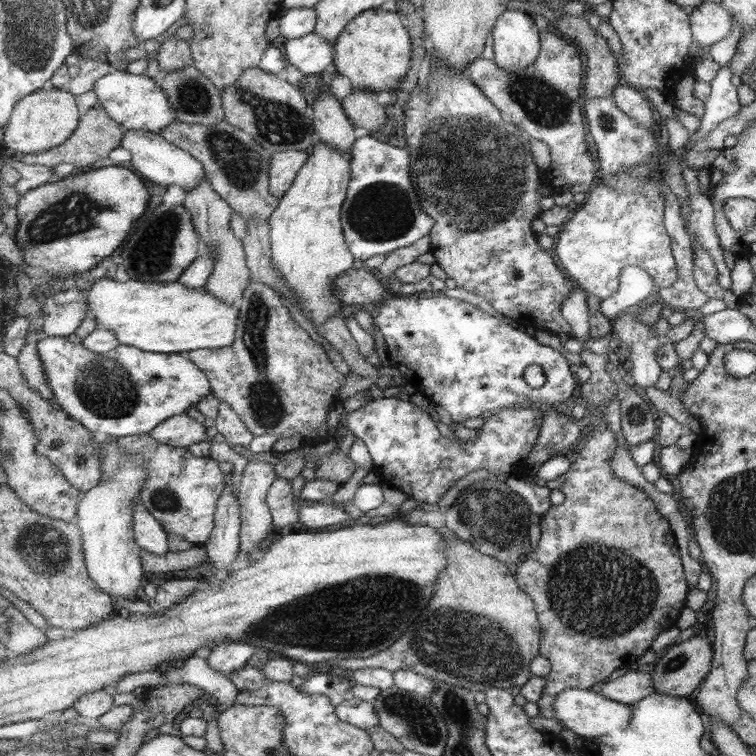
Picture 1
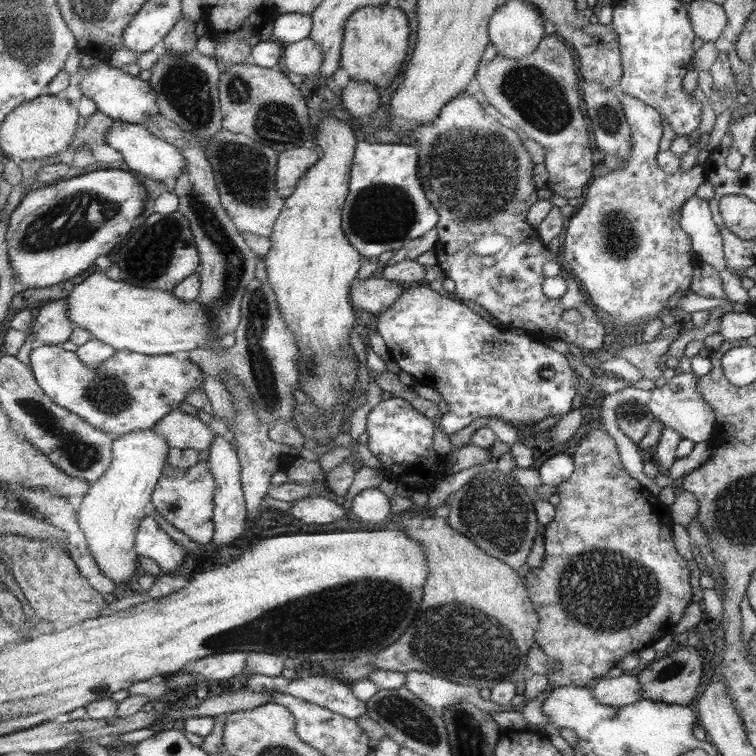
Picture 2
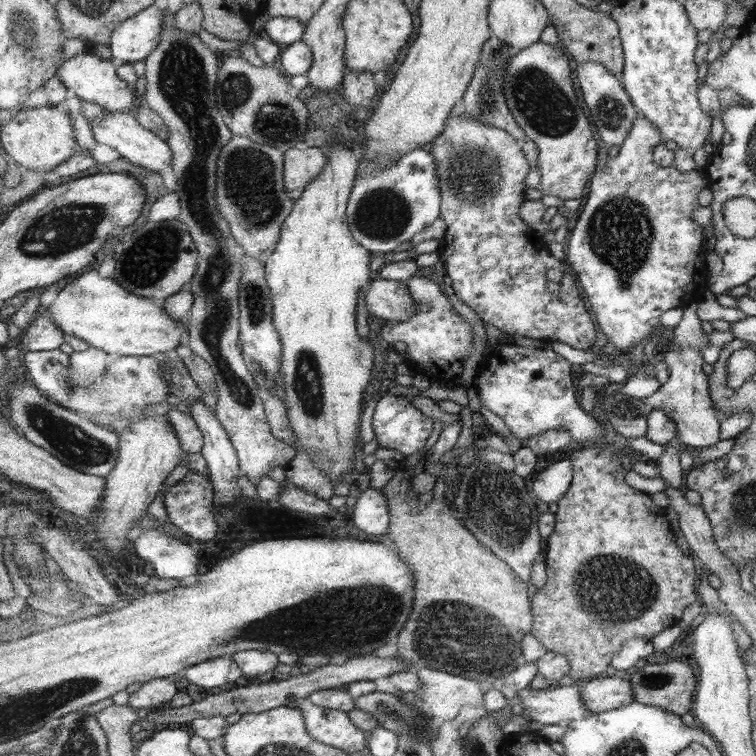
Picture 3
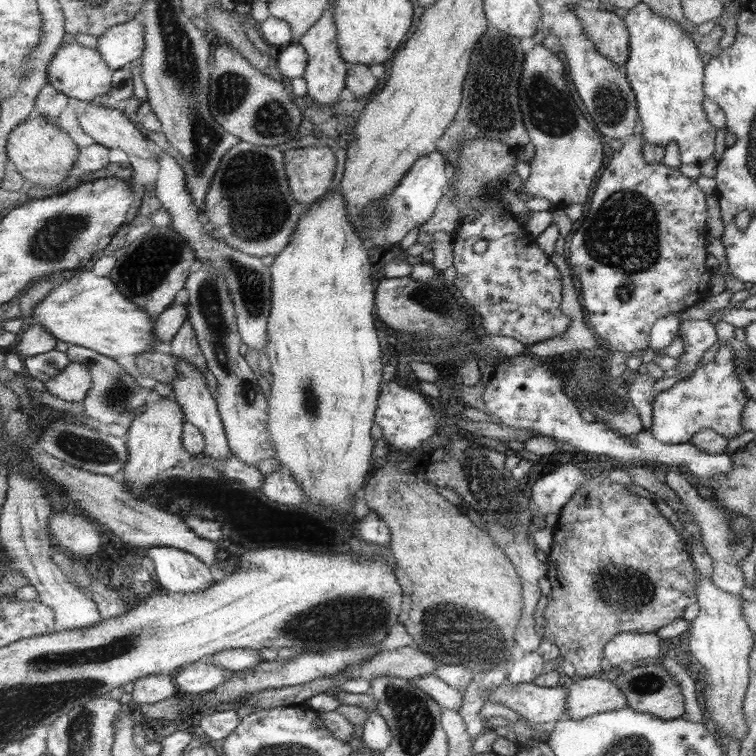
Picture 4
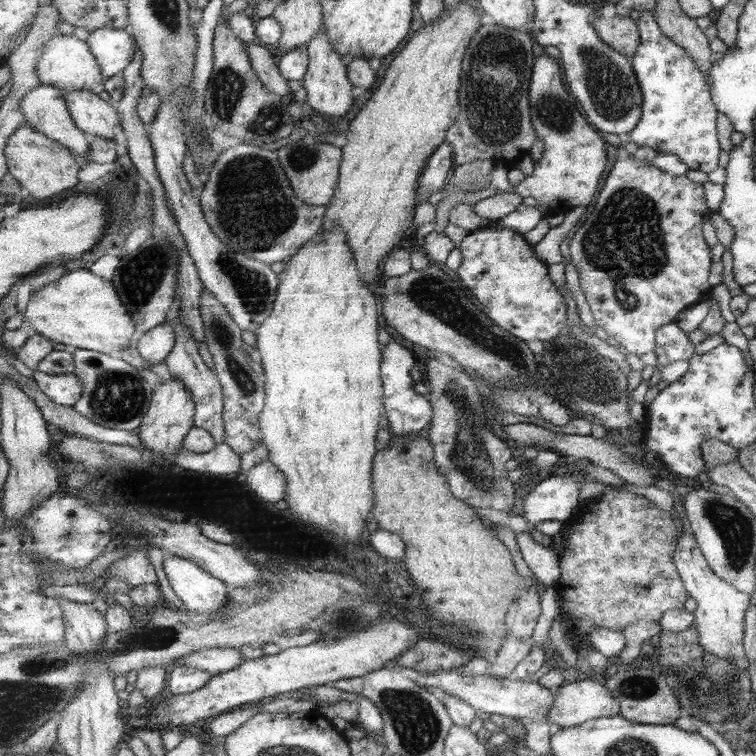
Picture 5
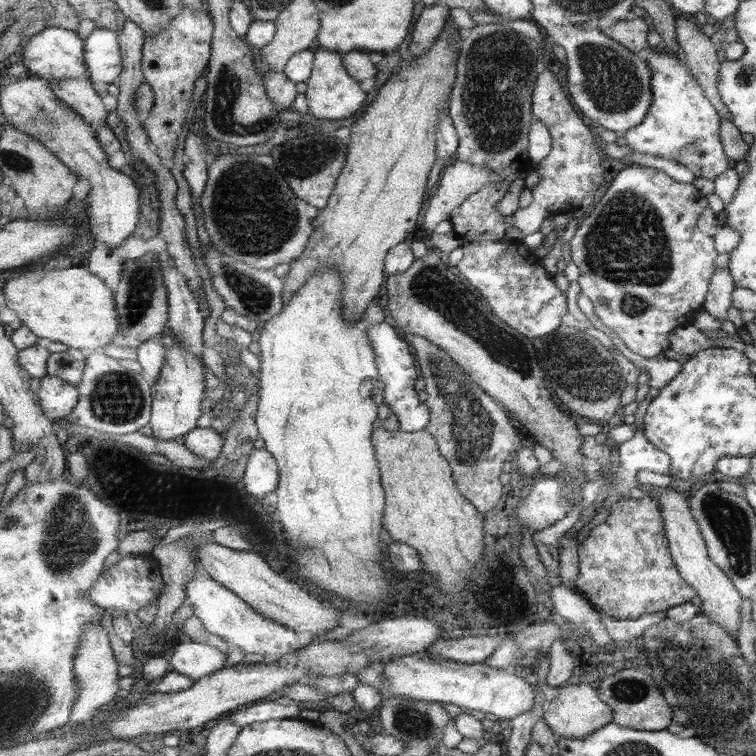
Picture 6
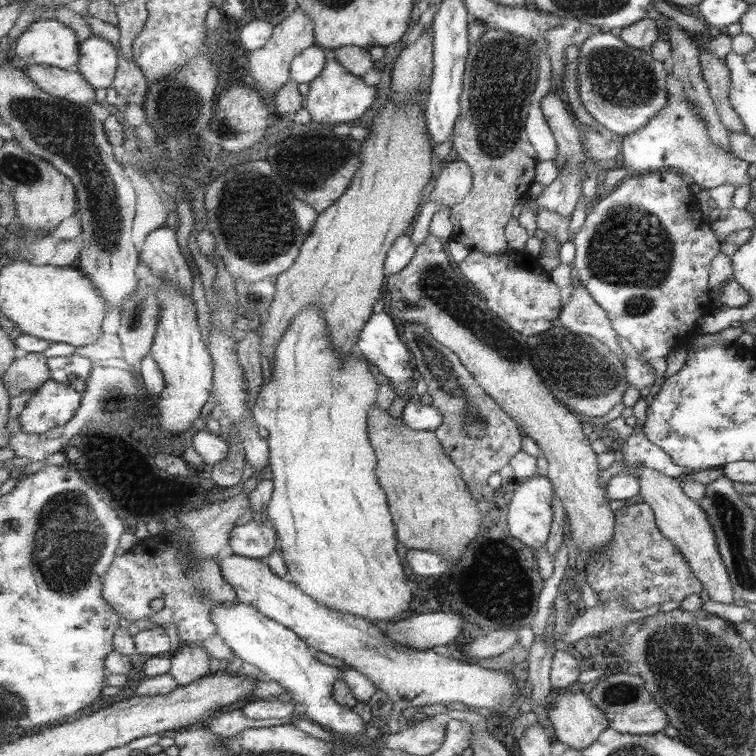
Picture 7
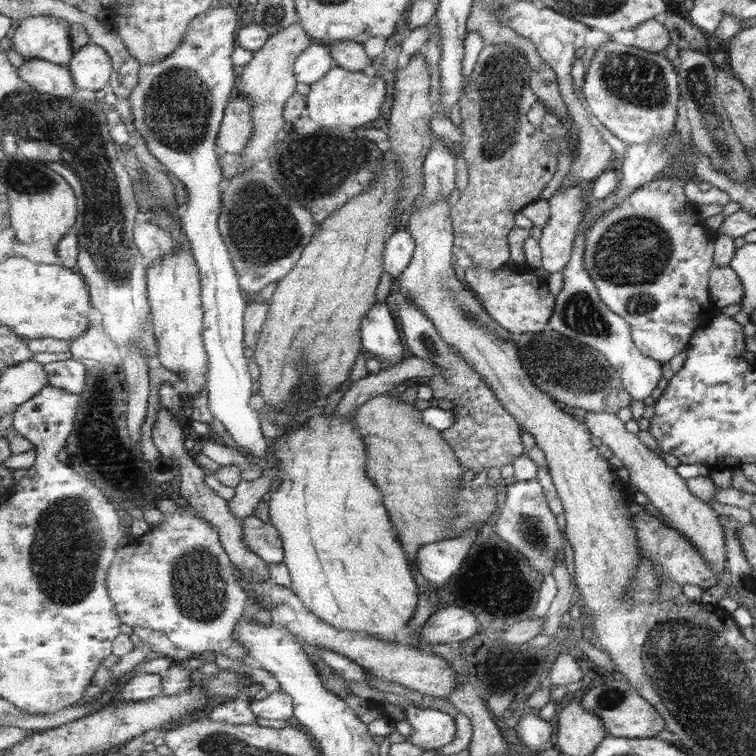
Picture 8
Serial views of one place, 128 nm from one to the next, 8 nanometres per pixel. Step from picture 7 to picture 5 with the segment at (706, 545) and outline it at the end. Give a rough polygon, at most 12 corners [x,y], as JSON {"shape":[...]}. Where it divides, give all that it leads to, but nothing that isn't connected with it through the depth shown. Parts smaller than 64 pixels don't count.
{"shape":[[692,529],[675,549],[698,602],[699,643],[749,666],[743,648],[751,595],[711,569]]}

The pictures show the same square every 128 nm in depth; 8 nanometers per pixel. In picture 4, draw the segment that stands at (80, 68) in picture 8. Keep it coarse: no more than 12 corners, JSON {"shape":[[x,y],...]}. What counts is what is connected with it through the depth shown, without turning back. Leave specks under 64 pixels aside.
{"shape":[[134,19],[97,38],[113,70],[140,59],[145,24]]}

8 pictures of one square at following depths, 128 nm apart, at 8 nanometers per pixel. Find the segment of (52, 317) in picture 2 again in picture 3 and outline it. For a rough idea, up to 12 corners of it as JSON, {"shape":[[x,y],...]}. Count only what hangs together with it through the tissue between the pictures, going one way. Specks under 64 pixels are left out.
{"shape":[[45,314],[24,330],[18,348],[61,348],[67,336]]}

